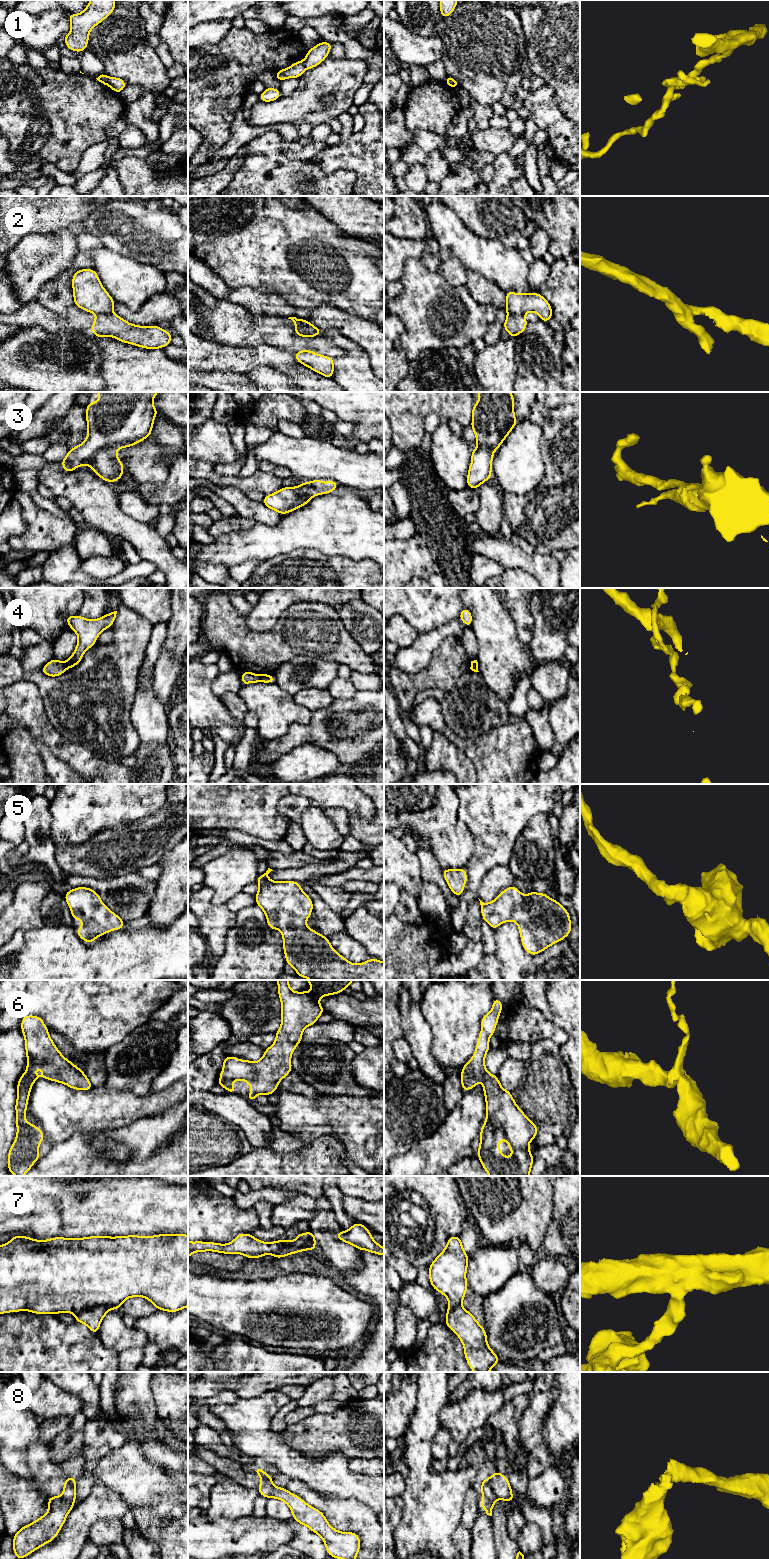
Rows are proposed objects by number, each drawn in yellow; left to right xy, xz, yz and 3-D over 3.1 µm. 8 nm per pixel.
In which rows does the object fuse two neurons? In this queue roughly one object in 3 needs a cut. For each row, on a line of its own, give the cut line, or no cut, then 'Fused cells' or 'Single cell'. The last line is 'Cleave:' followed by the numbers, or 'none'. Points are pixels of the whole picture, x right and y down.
1: Split along xy (109, 77), (107, 84). Fused cells
2: Split along xz (296, 319), (296, 323), (311, 336). Fused cells
3: No split. Single cell
4: Split along xz (260, 675), (261, 681). Fused cells
5: No split. Single cell
6: No split. Single cell
7: Split along xy (110, 1308), (104, 1305), (88, 1306), (75, 1314). Fused cells
8: Split along yz (489, 1477), (490, 1488), (497, 1498). Fused cells
Cleave: 1, 2, 4, 7, 8

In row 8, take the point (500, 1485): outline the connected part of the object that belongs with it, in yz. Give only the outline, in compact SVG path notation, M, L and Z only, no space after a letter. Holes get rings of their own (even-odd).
M495 1470L495 1473L490 1476L489 1483L497 1499L513 1502L514 1497L507 1477Z

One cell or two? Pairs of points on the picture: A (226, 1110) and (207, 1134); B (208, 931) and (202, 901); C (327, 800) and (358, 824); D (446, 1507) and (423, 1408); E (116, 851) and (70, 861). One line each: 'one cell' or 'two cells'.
A: two cells
B: one cell
C: two cells
D: one cell
E: one cell

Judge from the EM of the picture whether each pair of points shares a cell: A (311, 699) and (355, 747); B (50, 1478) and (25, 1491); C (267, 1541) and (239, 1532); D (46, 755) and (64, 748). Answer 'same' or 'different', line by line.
A: different
B: different
C: same
D: different

